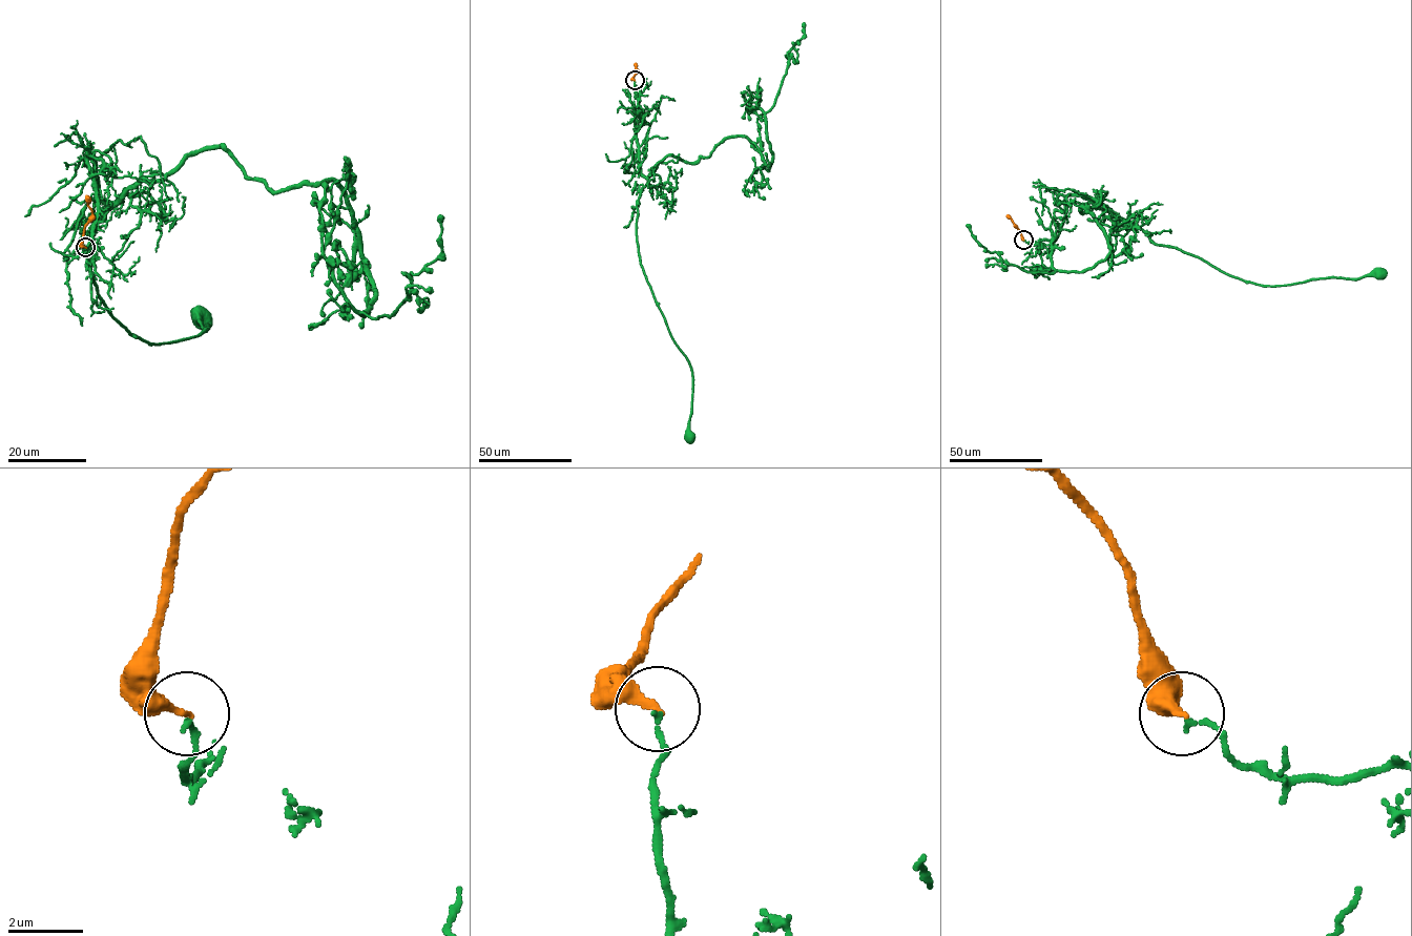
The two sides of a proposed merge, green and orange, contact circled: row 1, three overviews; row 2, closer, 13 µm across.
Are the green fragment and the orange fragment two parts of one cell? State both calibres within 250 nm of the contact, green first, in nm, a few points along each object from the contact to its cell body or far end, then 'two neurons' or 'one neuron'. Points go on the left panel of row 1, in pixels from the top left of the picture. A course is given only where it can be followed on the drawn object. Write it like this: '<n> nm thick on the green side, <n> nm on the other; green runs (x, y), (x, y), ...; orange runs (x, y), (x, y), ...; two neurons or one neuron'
130 nm thick on the green side, 280 nm on the other; green runs (85, 247), (88, 269), (89, 154), (112, 206), (90, 234), (111, 315), (148, 344), (196, 336), (201, 317); orange runs (85, 247), (82, 245), (84, 226), (91, 214), (87, 196); two neurons

